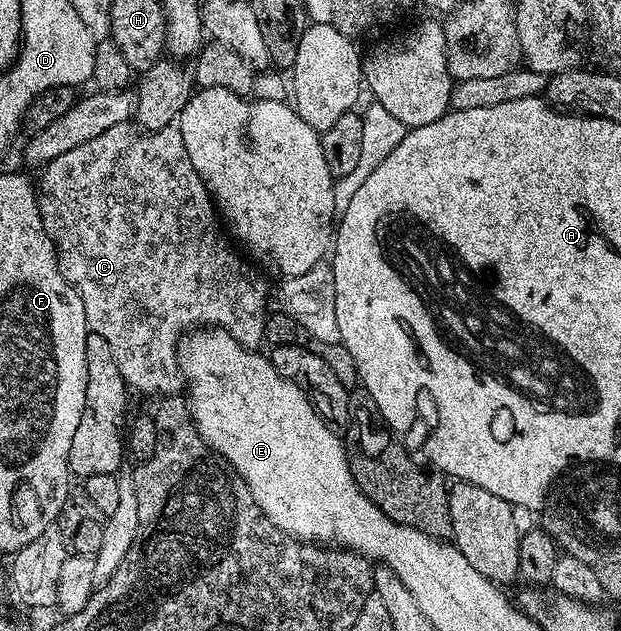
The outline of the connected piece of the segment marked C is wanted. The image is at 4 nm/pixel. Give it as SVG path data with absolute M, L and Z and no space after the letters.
M131 123L110 126L110 130L98 134L98 138L90 138L90 142L82 142L82 146L74 146L74 150L69 150L67 154L58 154L58 158L44 165L39 176L40 213L46 234L52 240L52 247L56 249L58 266L68 285L75 290L78 298L82 298L82 310L86 310L89 332L102 334L102 338L106 338L110 350L114 350L118 370L122 370L122 378L131 389L136 391L137 388L148 396L163 398L179 393L185 387L186 381L180 374L176 347L180 345L182 337L189 330L195 330L201 326L221 328L249 350L259 349L265 343L264 317L268 315L270 291L264 285L263 278L251 268L253 265L247 259L244 261L224 241L224 236L220 233L222 224L218 219L214 201L208 195L208 187L202 182L198 170L194 170L194 162L190 162L190 154L186 154L186 142L182 142L179 127L173 126L157 132L146 132Z

